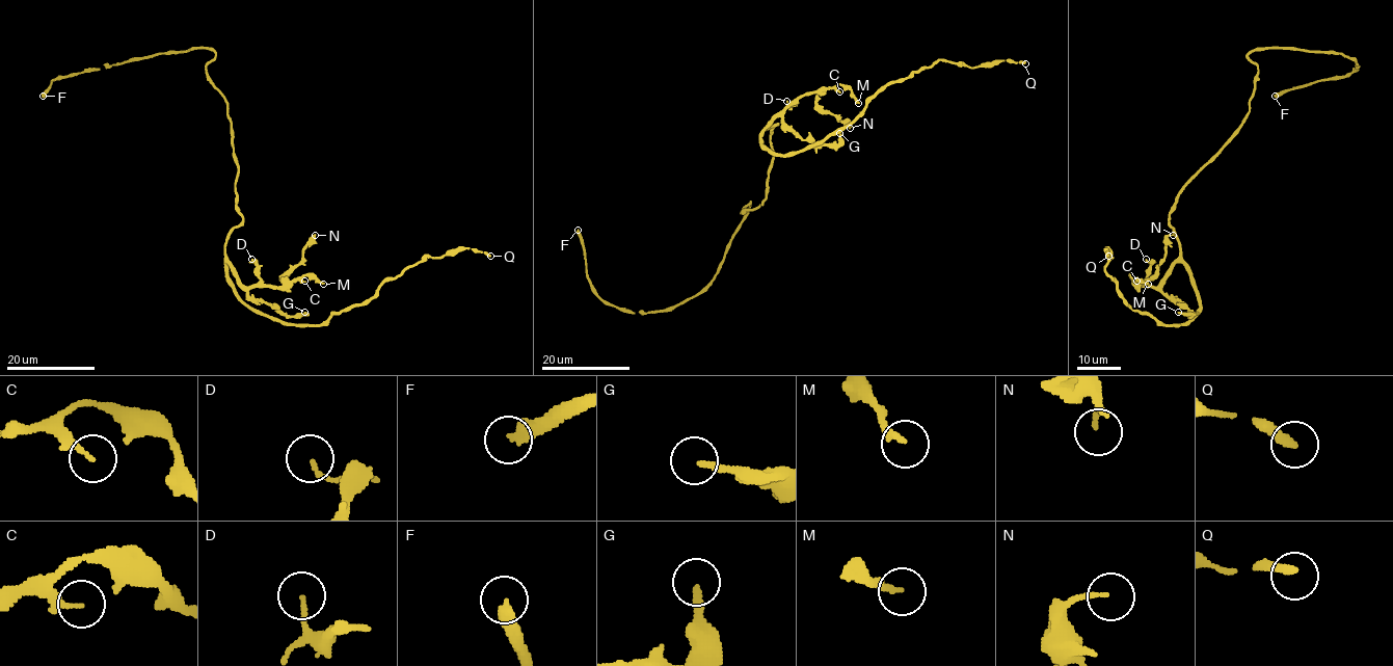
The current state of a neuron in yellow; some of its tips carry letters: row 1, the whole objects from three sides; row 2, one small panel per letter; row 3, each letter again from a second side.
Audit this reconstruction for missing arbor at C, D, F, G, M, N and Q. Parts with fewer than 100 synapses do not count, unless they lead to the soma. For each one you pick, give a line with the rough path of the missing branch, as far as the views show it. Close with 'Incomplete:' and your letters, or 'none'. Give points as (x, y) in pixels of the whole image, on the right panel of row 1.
F: course (1275, 96), (1233, 138), (1238, 153), (1224, 188), (1228, 234), (1176, 268), (1216, 317)
Incomplete: F

